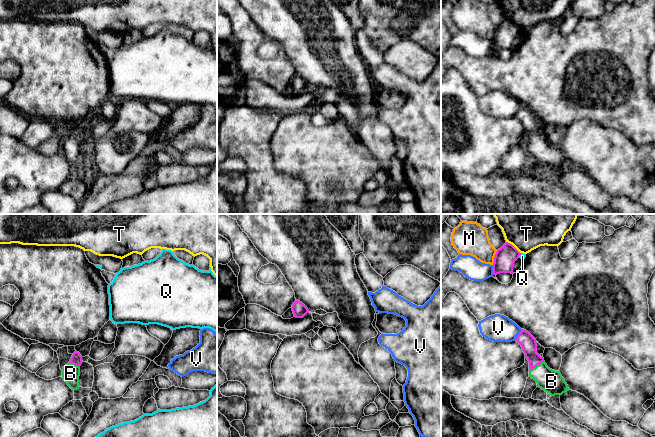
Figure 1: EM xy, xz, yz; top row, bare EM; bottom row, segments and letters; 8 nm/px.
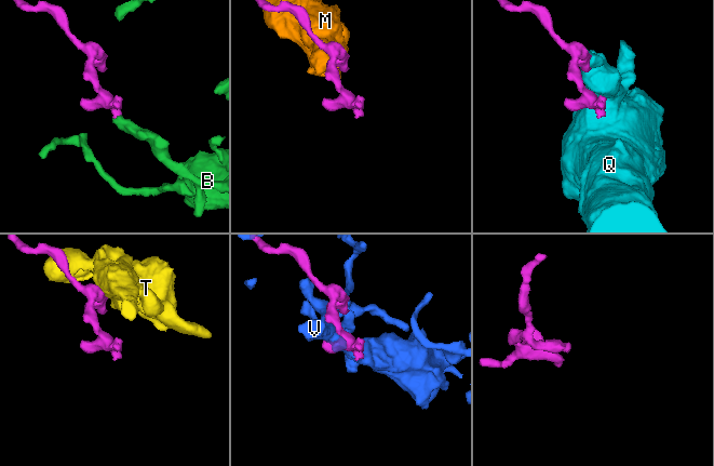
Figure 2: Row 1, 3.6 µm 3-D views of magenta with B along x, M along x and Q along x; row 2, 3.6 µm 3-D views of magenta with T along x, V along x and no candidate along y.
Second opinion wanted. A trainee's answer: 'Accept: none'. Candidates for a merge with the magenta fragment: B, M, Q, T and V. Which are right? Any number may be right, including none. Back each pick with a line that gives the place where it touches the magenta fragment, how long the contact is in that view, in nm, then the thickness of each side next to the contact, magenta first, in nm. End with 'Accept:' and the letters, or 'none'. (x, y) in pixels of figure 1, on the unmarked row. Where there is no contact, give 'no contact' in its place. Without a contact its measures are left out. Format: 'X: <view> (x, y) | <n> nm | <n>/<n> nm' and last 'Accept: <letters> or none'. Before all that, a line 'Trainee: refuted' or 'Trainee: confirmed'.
Trainee: refuted
B: yz (536, 141) | 140 nm | 130/190 nm
Accept: B

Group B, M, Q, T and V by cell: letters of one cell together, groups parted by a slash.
B / M / Q / T / V

